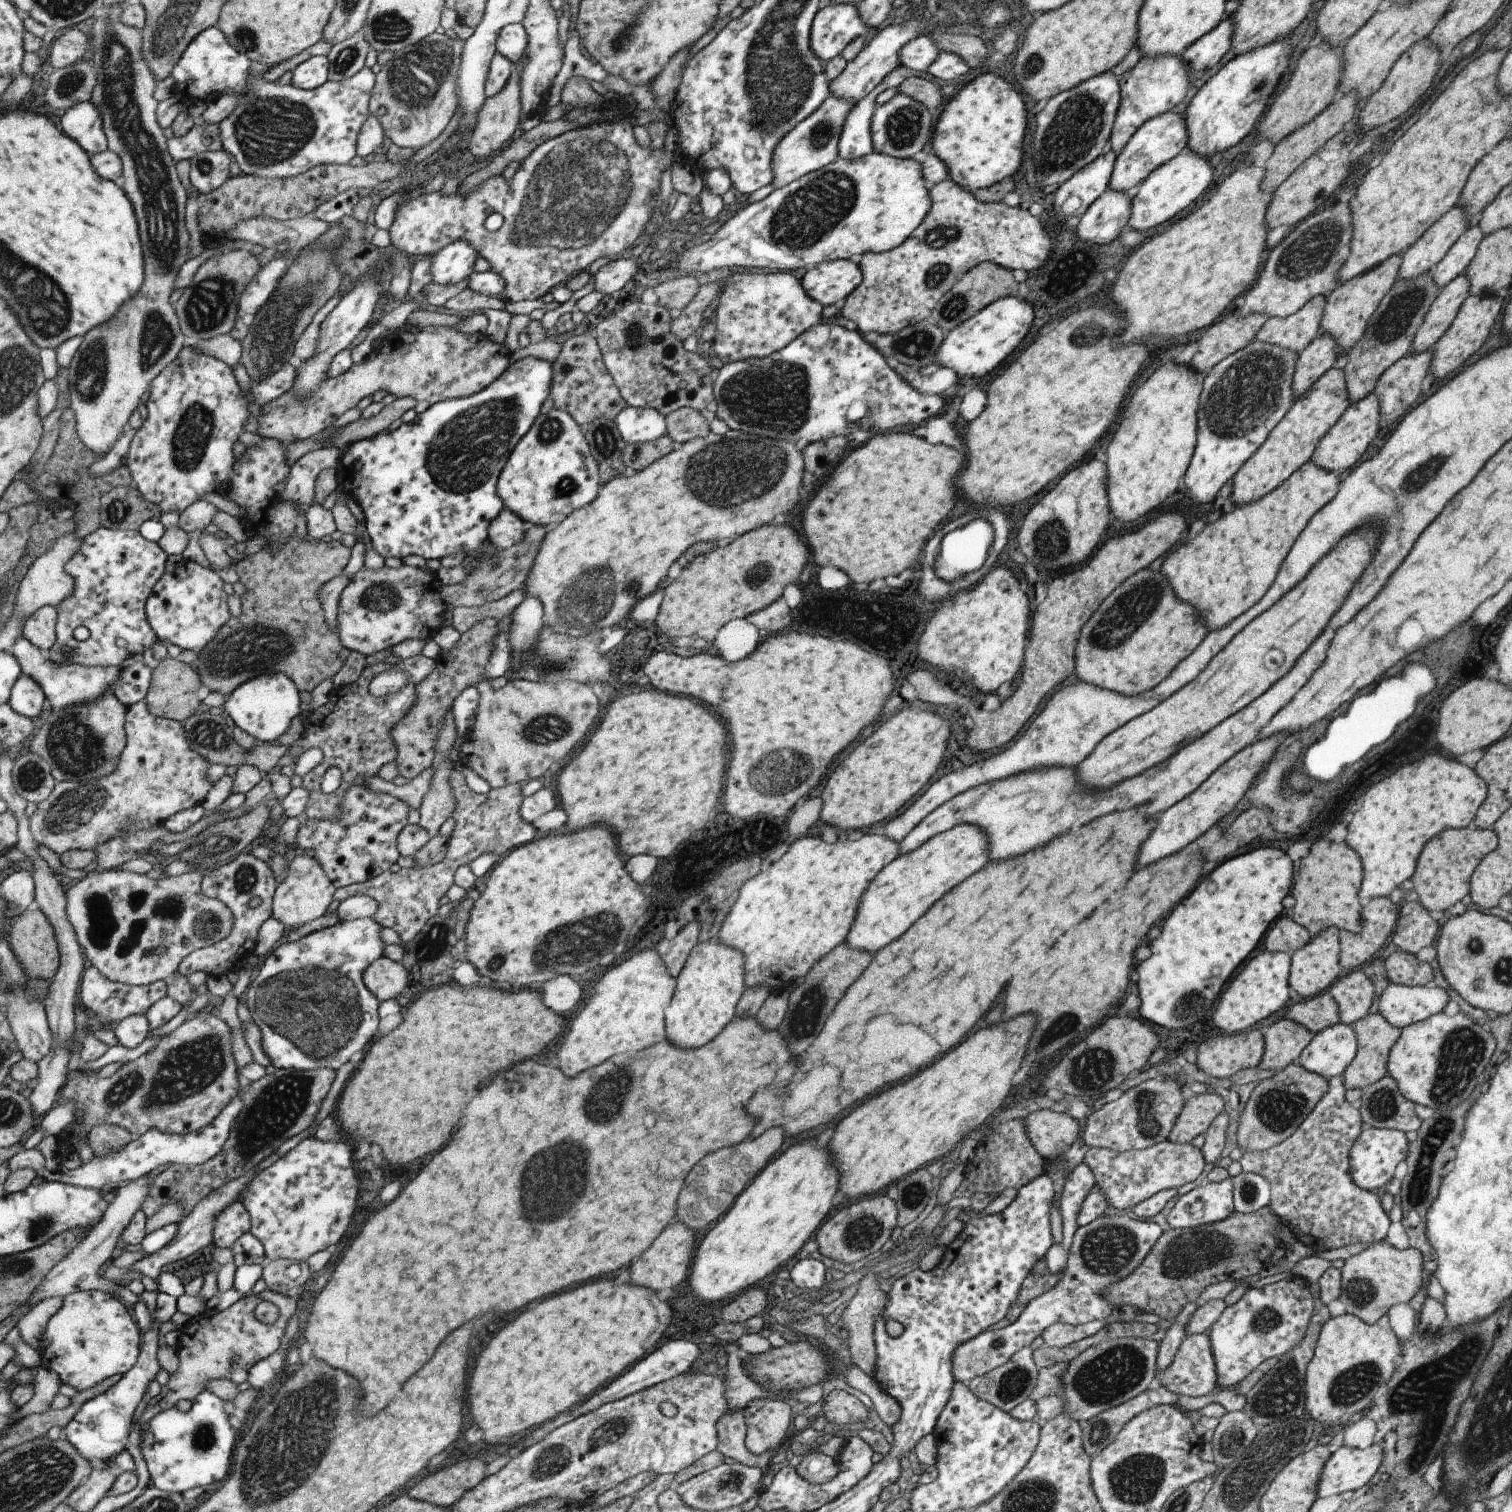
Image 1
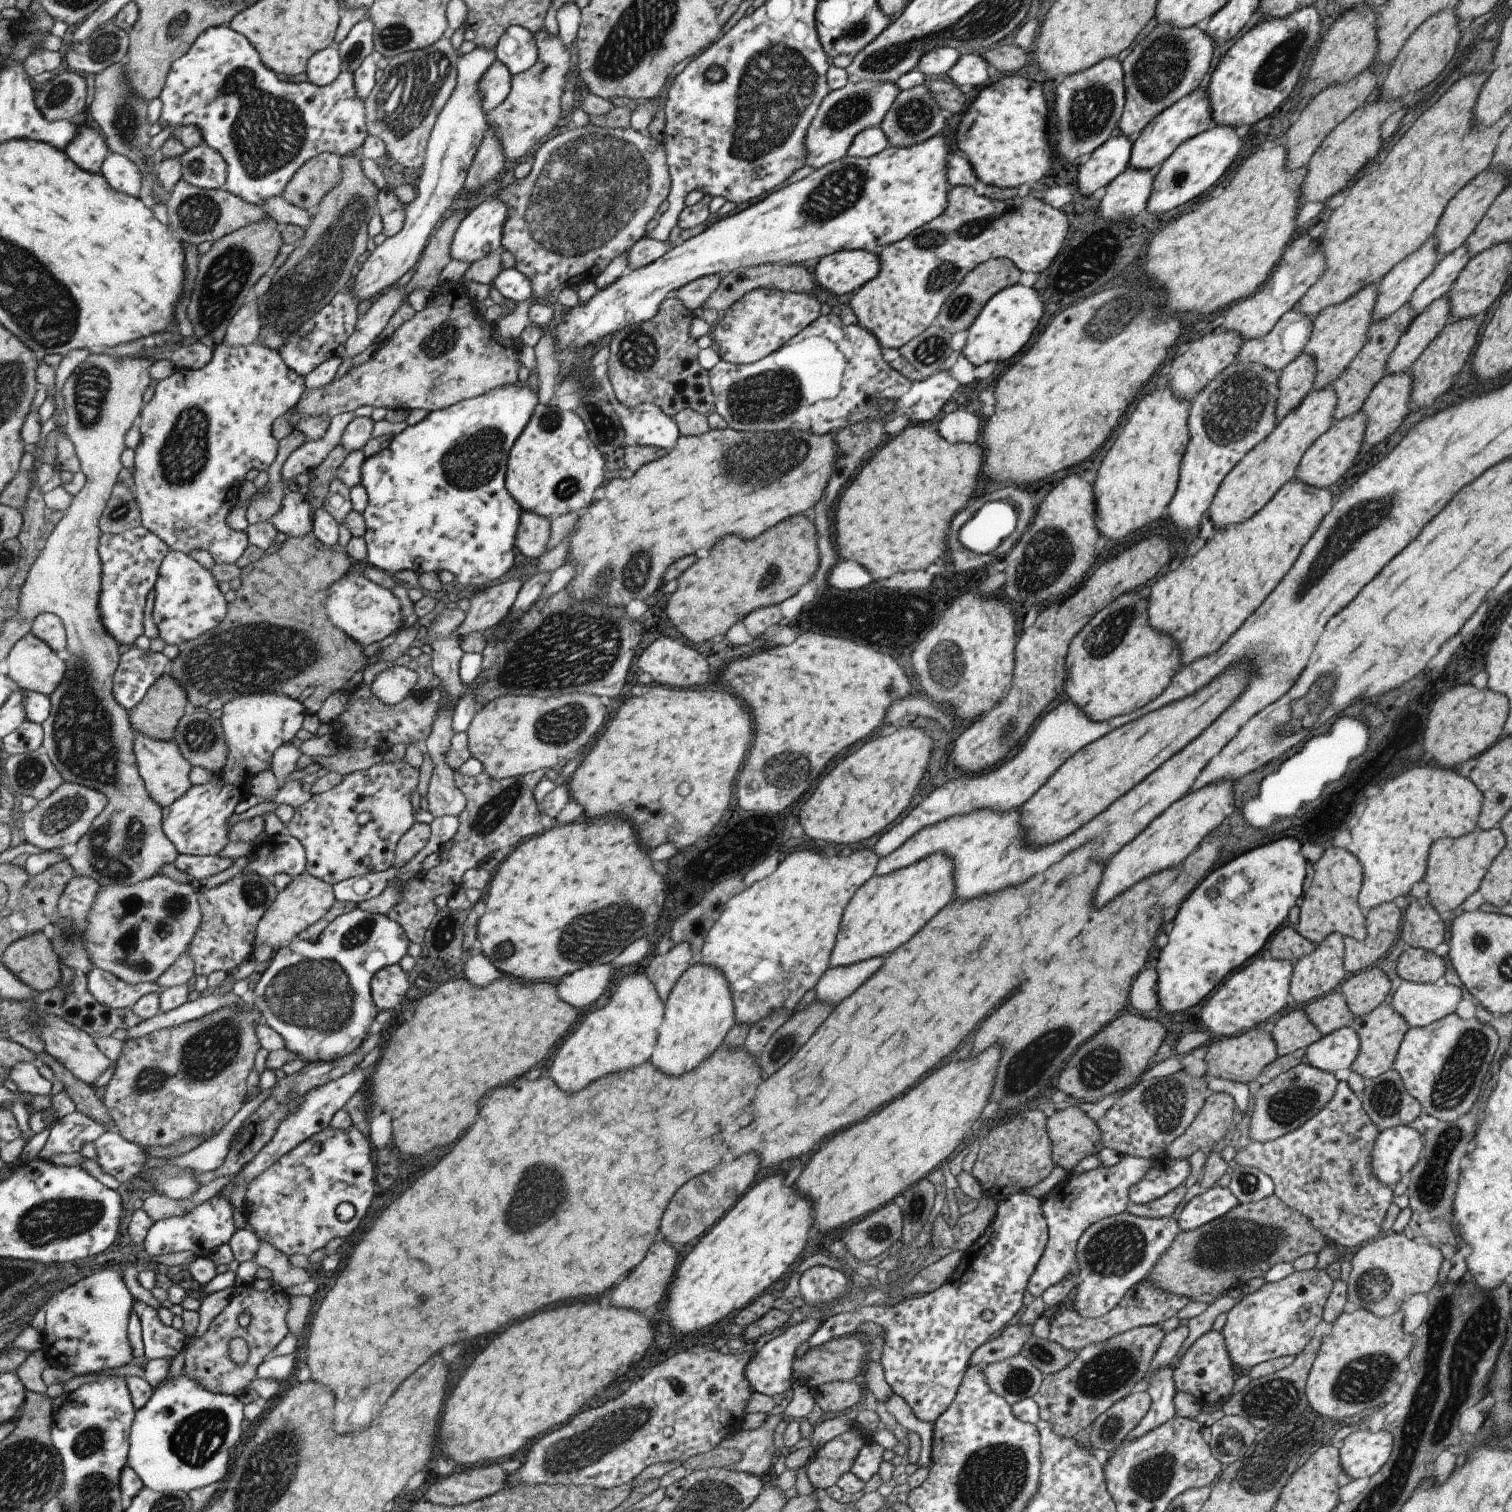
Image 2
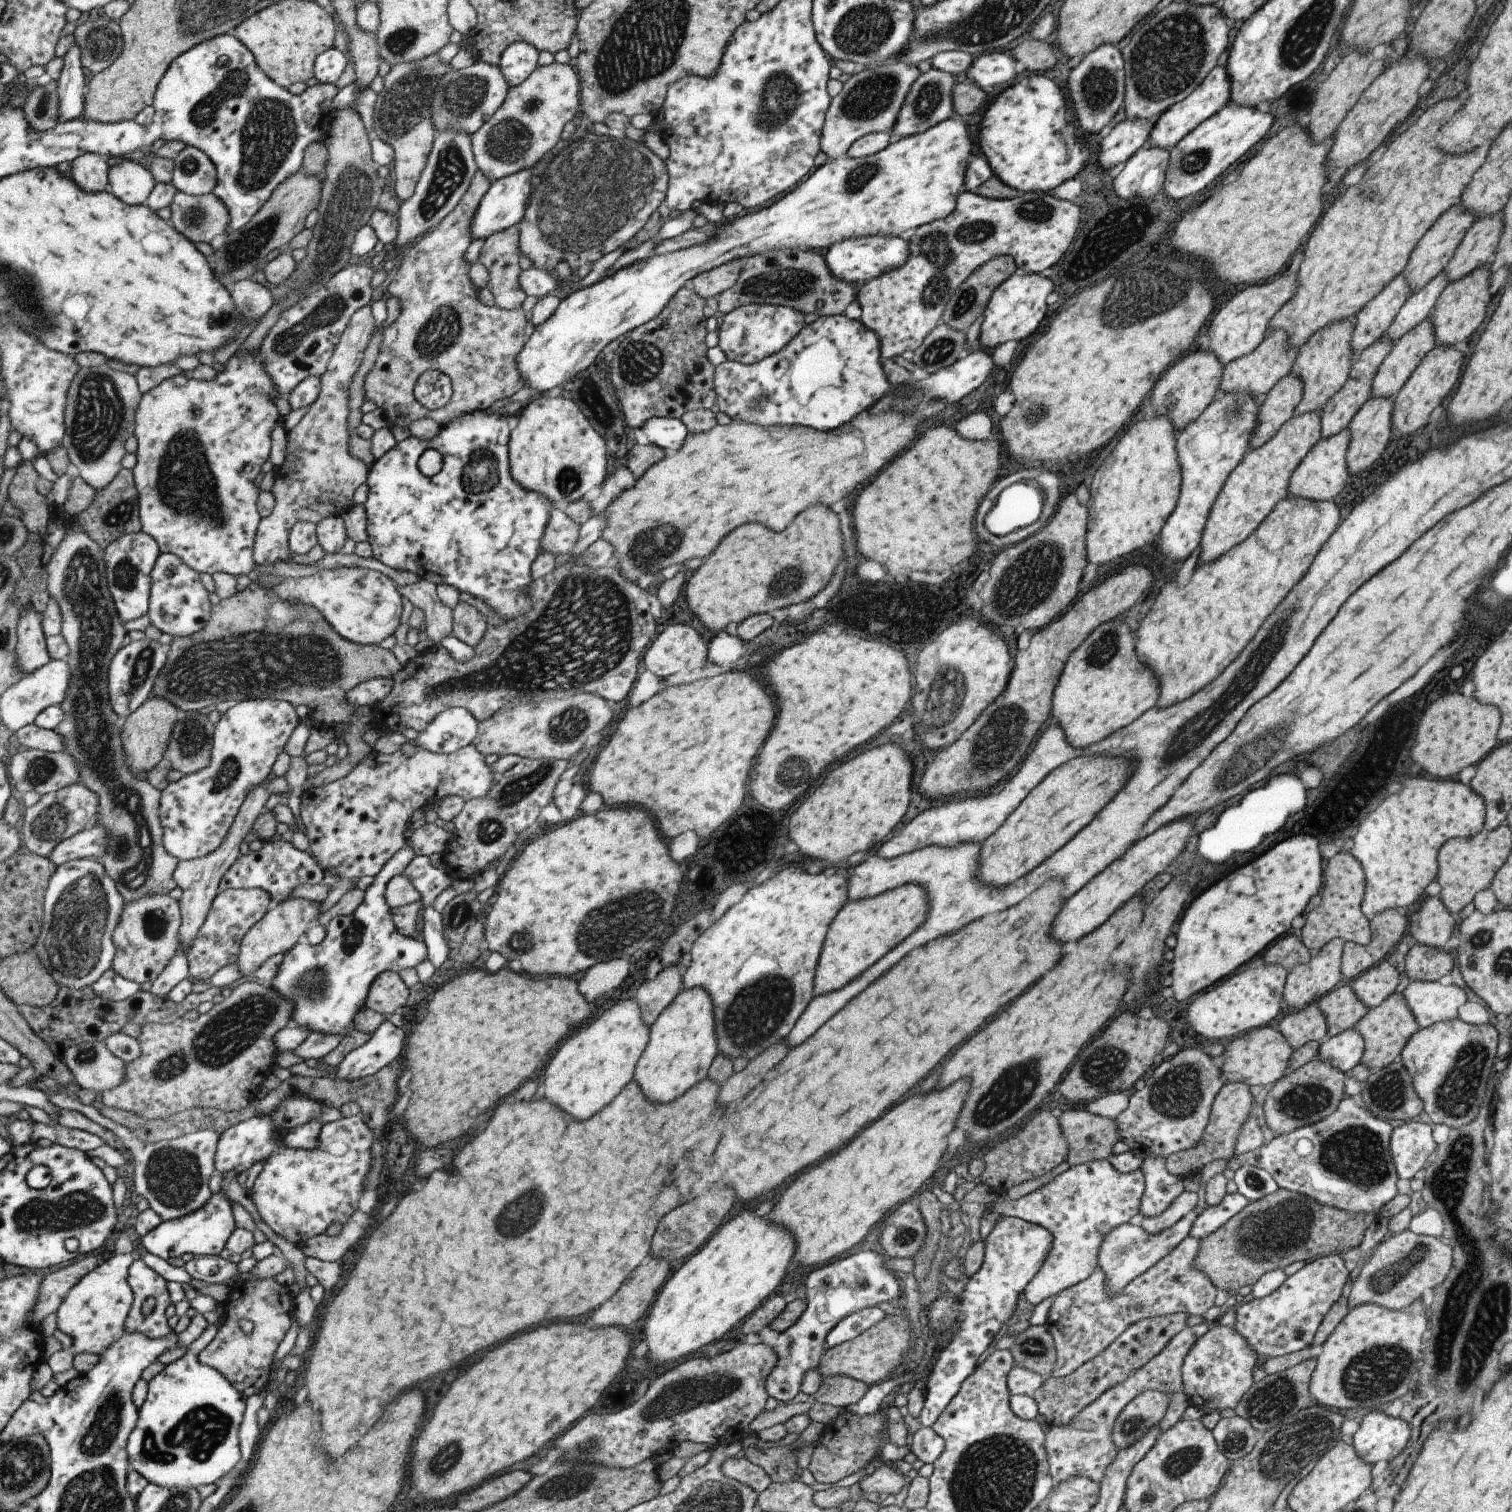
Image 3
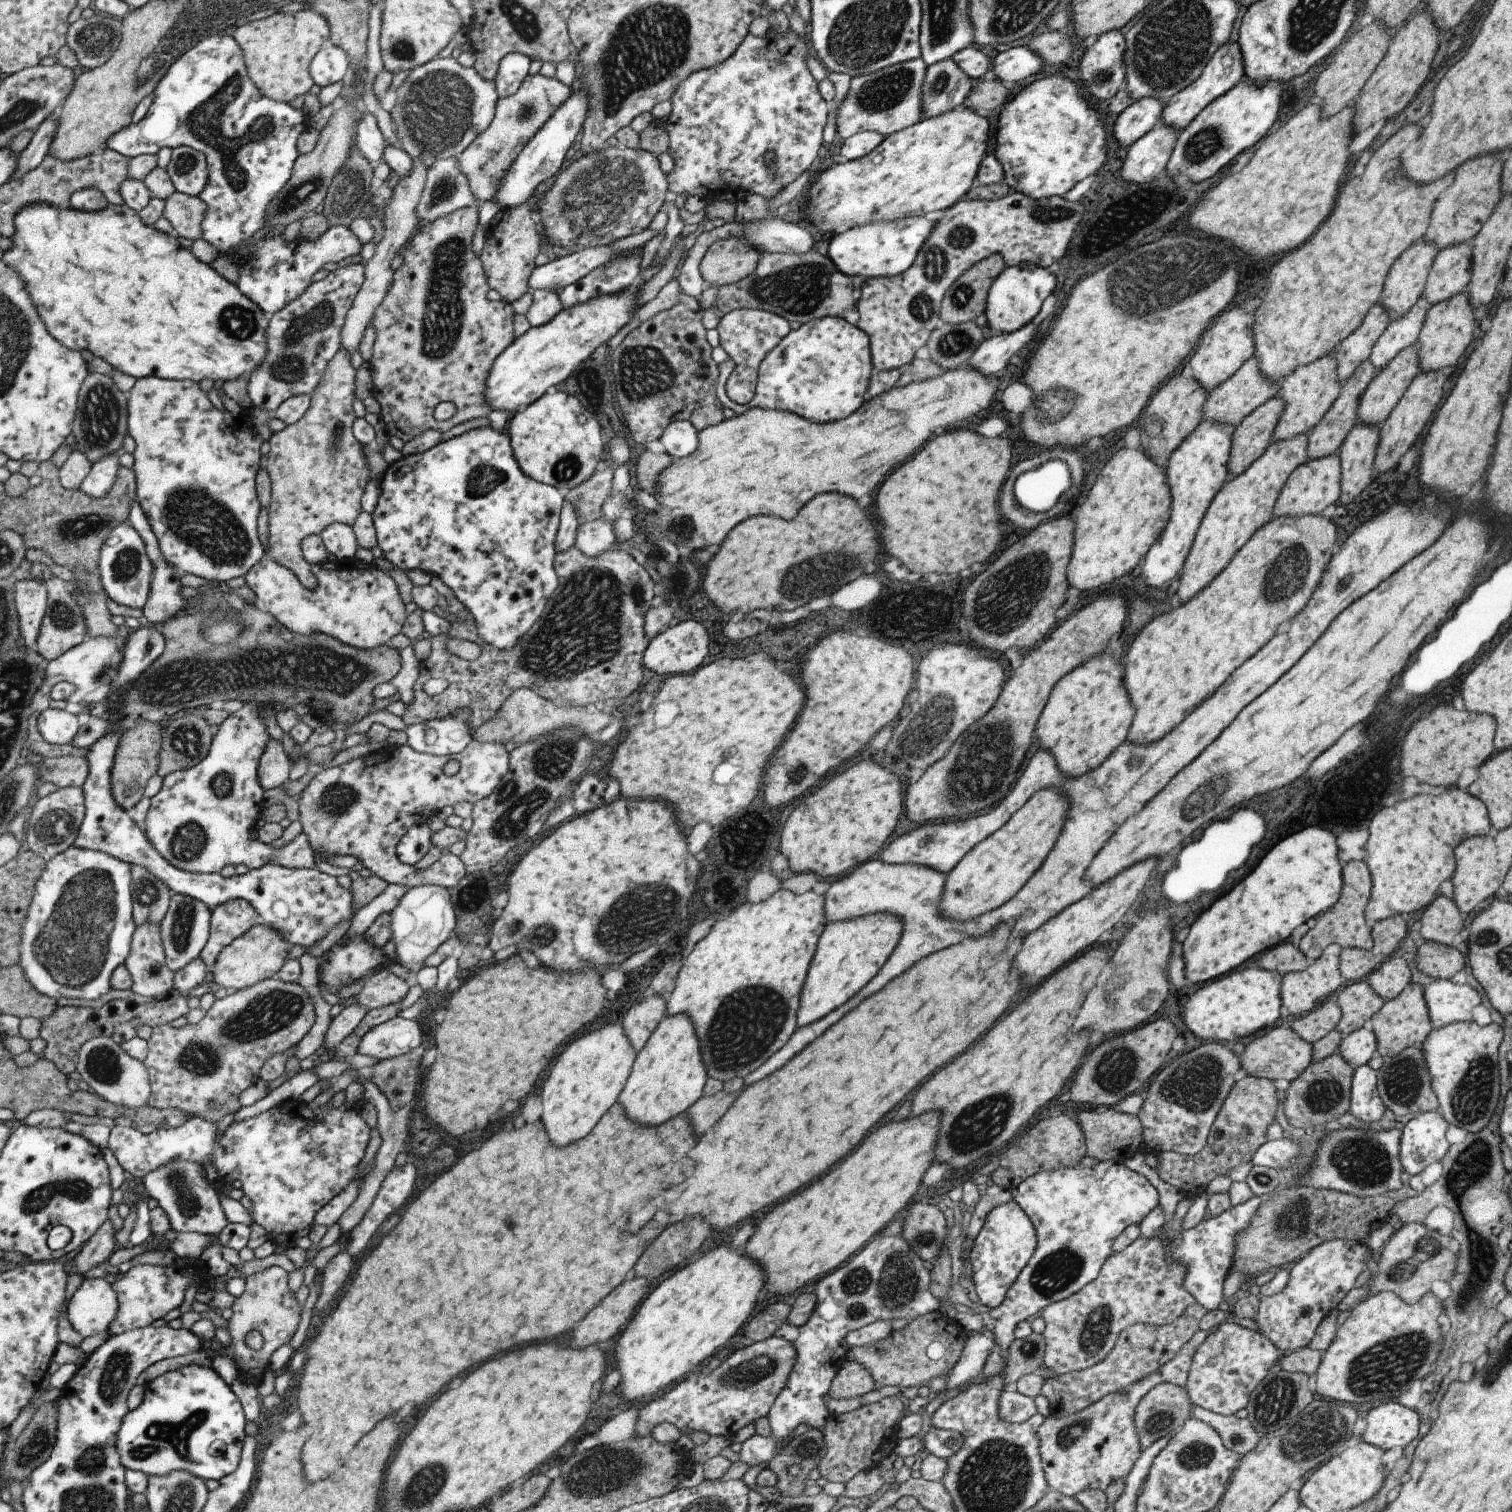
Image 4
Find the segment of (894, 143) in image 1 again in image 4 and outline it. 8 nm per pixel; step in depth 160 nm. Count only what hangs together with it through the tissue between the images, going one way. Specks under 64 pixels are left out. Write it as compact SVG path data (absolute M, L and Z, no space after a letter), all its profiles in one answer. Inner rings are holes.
M951 59L928 65L921 85L920 118L934 117L959 106L973 83Z

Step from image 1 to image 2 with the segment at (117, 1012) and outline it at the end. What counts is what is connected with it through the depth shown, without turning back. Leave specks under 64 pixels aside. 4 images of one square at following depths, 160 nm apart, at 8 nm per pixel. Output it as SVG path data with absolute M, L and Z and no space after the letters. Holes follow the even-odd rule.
M100 968L91 970L87 978L89 992L101 1004L114 1009L133 1009L141 997L165 990L157 982L136 985L125 982Z

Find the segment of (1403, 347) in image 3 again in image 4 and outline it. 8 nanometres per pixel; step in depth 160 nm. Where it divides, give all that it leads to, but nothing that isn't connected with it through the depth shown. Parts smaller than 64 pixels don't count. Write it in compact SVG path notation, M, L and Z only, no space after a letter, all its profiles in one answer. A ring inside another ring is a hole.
M1417 342L1399 351L1367 383L1357 407L1357 422L1381 424L1419 372Z

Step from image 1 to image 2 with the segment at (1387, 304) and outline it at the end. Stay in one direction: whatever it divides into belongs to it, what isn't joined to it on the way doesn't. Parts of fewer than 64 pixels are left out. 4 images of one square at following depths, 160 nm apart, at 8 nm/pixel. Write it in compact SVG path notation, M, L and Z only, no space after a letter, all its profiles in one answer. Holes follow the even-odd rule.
M1405 301L1394 313L1386 316L1386 319L1379 319L1370 323L1363 346L1351 359L1348 367L1332 382L1332 387L1336 394L1333 420L1354 415L1362 407L1369 391L1387 373L1386 362L1388 356L1395 348L1401 334L1409 326L1413 316L1415 314L1410 307L1409 301Z

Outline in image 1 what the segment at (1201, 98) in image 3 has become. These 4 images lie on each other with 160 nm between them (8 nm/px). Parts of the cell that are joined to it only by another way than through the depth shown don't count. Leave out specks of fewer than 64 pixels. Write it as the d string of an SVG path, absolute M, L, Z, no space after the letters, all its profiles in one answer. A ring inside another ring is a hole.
M1171 111L1157 115L1144 122L1115 155L1108 188L1120 193L1131 192L1151 171L1171 160L1186 146L1186 126L1183 116Z

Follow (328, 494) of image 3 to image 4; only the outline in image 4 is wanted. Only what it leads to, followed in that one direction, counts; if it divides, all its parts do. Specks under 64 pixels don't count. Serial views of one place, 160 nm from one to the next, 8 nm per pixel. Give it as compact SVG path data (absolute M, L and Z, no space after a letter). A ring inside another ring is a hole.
M340 347L325 368L322 383L312 393L312 403L303 418L277 431L269 438L270 452L266 469L272 478L272 503L270 506L269 540L266 558L276 560L290 568L304 585L315 582L312 565L304 557L302 544L309 535L320 535L333 523L345 523L350 527L356 522L361 510L359 498L363 486L369 481L369 473L362 451L362 444L352 435L355 419L351 402L354 399L356 370L349 363L350 354Z

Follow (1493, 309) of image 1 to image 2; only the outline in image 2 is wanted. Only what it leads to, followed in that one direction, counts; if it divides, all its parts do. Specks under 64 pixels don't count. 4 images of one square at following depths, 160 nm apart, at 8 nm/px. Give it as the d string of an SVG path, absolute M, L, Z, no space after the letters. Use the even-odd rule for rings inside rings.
M1475 317L1467 319L1449 320L1441 329L1441 332L1425 347L1419 358L1409 368L1412 376L1410 406L1412 410L1418 410L1421 406L1431 404L1437 396L1441 396L1449 382L1453 382L1455 374L1463 368L1469 352L1473 350L1475 338L1477 338L1477 324Z

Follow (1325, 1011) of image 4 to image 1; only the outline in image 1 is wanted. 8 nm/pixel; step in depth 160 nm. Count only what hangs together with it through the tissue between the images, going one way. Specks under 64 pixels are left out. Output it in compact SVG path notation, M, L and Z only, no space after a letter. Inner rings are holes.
M1285 1018L1267 1026L1262 1036L1263 1054L1257 1068L1280 1071L1300 1055L1313 1035L1304 1026Z

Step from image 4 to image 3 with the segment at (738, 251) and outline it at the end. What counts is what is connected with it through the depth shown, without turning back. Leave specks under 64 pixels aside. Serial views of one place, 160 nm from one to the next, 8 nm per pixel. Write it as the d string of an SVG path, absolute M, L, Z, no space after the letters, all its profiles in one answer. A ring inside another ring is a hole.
M735 259L727 264L703 271L701 274L692 278L692 289L703 300L716 297L735 284L741 262L741 259Z

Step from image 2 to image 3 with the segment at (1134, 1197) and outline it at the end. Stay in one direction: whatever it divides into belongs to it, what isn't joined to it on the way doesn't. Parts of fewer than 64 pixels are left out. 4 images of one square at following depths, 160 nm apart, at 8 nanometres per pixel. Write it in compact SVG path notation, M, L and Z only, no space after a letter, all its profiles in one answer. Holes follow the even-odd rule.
M1147 1156L1139 1166L1144 1176L1144 1189L1140 1198L1139 1212L1152 1217L1169 1206L1169 1203L1182 1189L1181 1177L1167 1172L1164 1159L1159 1156Z

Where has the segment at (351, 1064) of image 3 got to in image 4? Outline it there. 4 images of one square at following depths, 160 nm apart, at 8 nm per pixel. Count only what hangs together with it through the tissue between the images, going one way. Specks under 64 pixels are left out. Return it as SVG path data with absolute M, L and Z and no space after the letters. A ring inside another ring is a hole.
M395 1016L367 1031L357 1053L384 1061L405 1054L419 1044L424 1043L417 1022Z

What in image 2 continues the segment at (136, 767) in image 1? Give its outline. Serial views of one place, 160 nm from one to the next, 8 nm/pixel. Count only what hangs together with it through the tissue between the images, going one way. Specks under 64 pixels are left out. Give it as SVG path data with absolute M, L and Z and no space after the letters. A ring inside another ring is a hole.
M138 733L136 736L136 758L148 792L151 793L152 799L163 808L171 806L176 800L183 798L194 786L189 780L189 772L191 772L193 764L184 757L175 738L166 741ZM72 780L65 781L51 796L38 801L33 809L26 812L22 838L40 849L49 851L65 848L67 844L77 844L91 830L92 824L108 807L109 801L103 791Z

